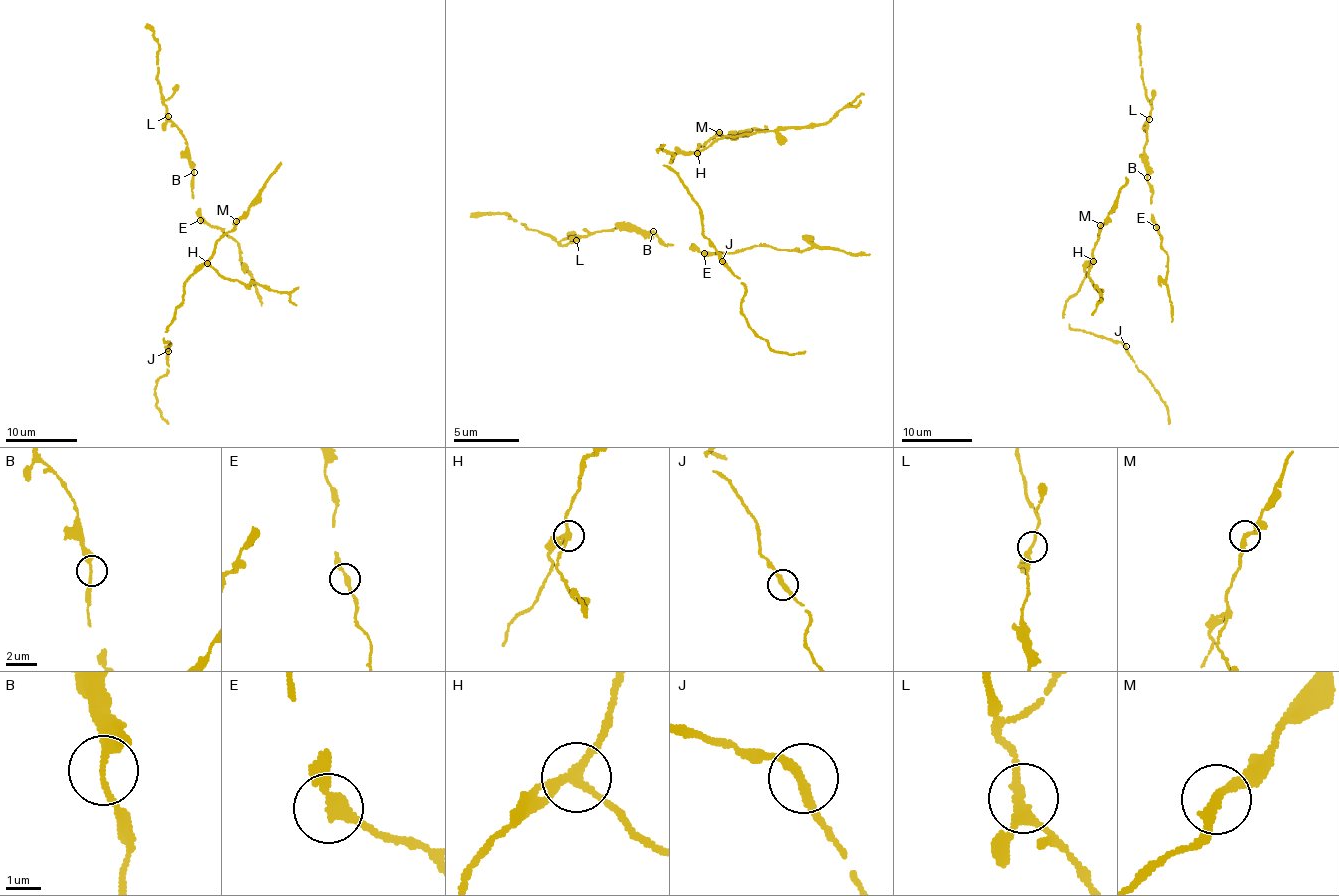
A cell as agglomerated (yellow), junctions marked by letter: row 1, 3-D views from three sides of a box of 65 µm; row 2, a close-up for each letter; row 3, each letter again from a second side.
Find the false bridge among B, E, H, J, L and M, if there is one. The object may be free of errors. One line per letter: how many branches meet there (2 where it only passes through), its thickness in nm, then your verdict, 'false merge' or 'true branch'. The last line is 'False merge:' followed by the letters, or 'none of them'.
B: 2 branches meet; 200 nm thick; true branch
E: 2 branches meet; 280 nm thick; true branch
H: 3 branches meet; 240 nm thick; false merge
J: 2 branches meet; 260 nm thick; true branch
L: 3 branches meet; 240 nm thick; true branch
M: 2 branches meet; 240 nm thick; true branch
False merge: H

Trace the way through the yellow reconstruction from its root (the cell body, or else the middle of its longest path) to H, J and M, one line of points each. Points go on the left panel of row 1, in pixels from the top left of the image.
H: (222, 237), (207, 263)
J: (222, 237), (215, 253), (185, 283), (174, 321), (163, 339), (171, 345), (165, 347), (168, 351)
M: (222, 237), (237, 221)

